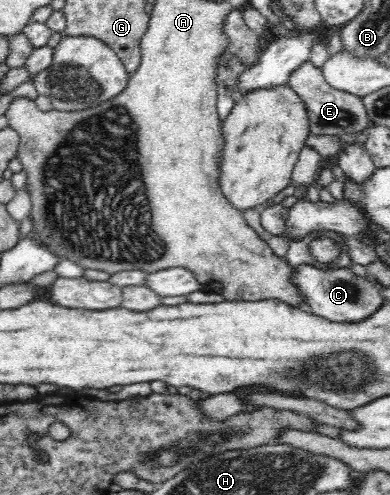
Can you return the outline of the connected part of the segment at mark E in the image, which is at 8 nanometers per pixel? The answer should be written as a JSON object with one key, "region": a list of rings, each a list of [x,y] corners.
{"region":[[[309,60],[303,61],[297,69],[293,69],[287,84],[293,88],[305,105],[311,134],[335,136],[349,133],[359,135],[373,125],[367,116],[362,97],[329,86],[325,82],[321,68],[316,67]]]}

